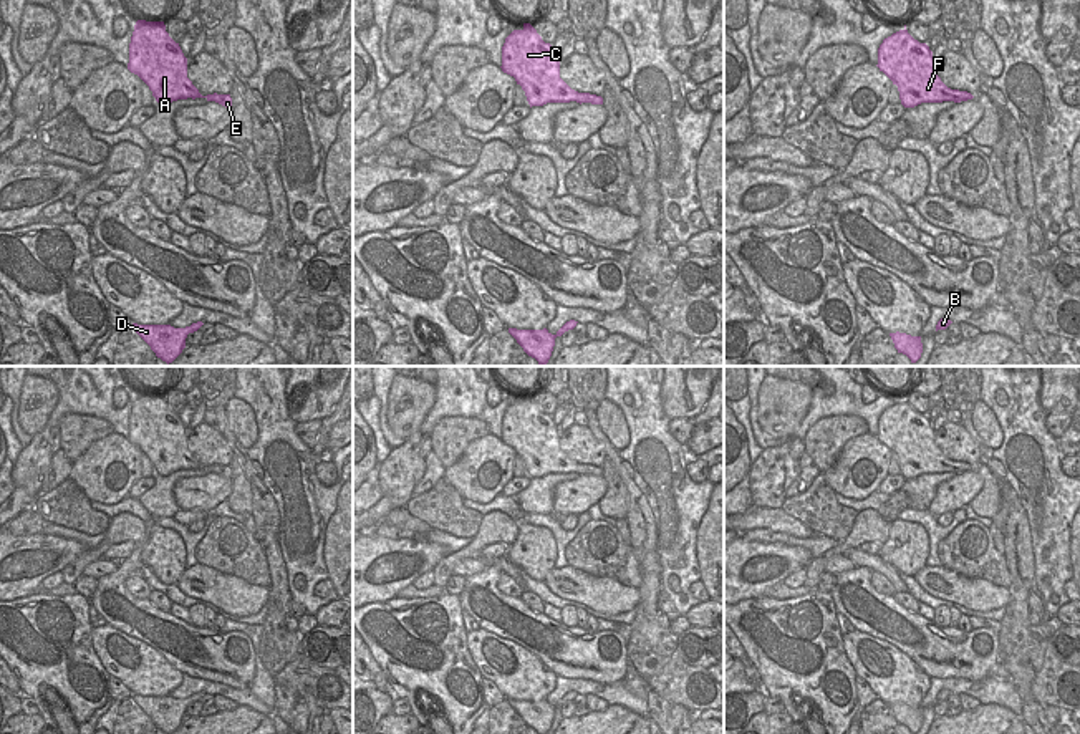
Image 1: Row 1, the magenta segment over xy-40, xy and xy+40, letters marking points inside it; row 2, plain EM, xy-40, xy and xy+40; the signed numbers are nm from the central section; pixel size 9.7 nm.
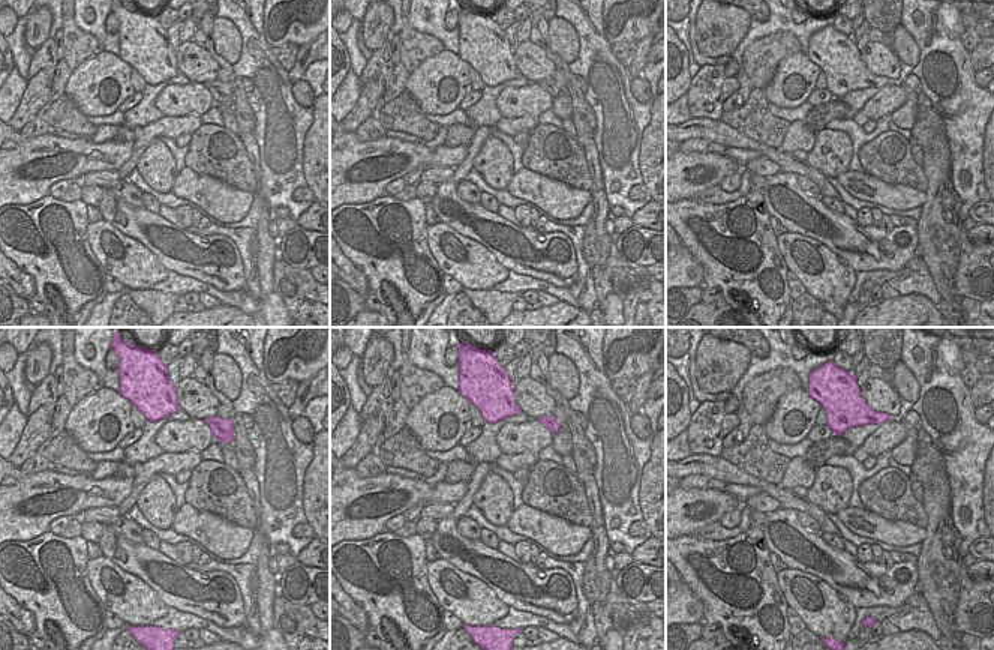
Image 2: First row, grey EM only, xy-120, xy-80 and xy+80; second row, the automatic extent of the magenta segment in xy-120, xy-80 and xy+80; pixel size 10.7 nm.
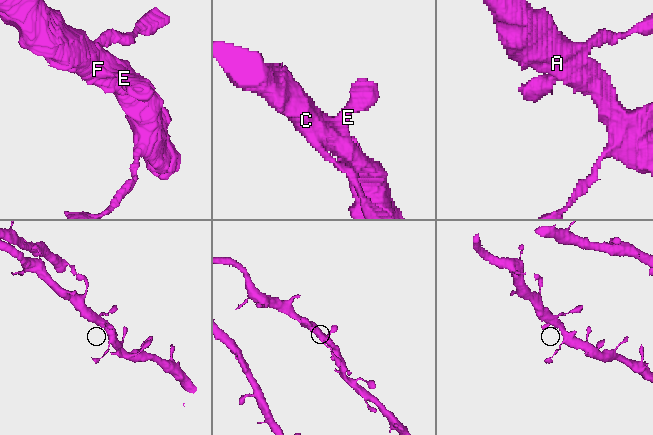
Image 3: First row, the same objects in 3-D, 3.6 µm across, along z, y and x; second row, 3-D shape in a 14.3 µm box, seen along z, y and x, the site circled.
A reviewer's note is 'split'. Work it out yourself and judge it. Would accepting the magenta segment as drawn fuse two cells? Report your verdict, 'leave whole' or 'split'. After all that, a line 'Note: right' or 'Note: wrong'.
leave whole
Note: wrong

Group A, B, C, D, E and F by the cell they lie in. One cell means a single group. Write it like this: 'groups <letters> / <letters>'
groups A B C D E F

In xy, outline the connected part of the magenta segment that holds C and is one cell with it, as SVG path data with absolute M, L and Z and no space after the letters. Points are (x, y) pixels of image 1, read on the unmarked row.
M530 394L505 409L500 439L522 457L530 479L570 472L603 476L601 467L578 464L560 449L560 427Z

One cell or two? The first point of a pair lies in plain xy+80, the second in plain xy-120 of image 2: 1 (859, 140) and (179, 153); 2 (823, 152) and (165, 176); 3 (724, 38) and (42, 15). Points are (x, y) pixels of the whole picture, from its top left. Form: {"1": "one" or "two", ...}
{"1": "one", "2": "one", "3": "one"}

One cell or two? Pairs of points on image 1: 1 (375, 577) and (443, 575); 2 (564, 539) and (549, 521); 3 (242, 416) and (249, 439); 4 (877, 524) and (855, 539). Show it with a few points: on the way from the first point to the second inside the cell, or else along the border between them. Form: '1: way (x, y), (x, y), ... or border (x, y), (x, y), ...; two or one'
1: border (444, 555), (433, 570); two
2: way (559, 534), (554, 526); one
3: way (242, 421), (247, 434); one
4: way (872, 527), (860, 534); one

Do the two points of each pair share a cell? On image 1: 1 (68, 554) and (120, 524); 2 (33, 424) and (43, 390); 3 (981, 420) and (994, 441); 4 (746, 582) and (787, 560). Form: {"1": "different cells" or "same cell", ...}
{"1": "different cells", "2": "same cell", "3": "same cell", "4": "same cell"}

